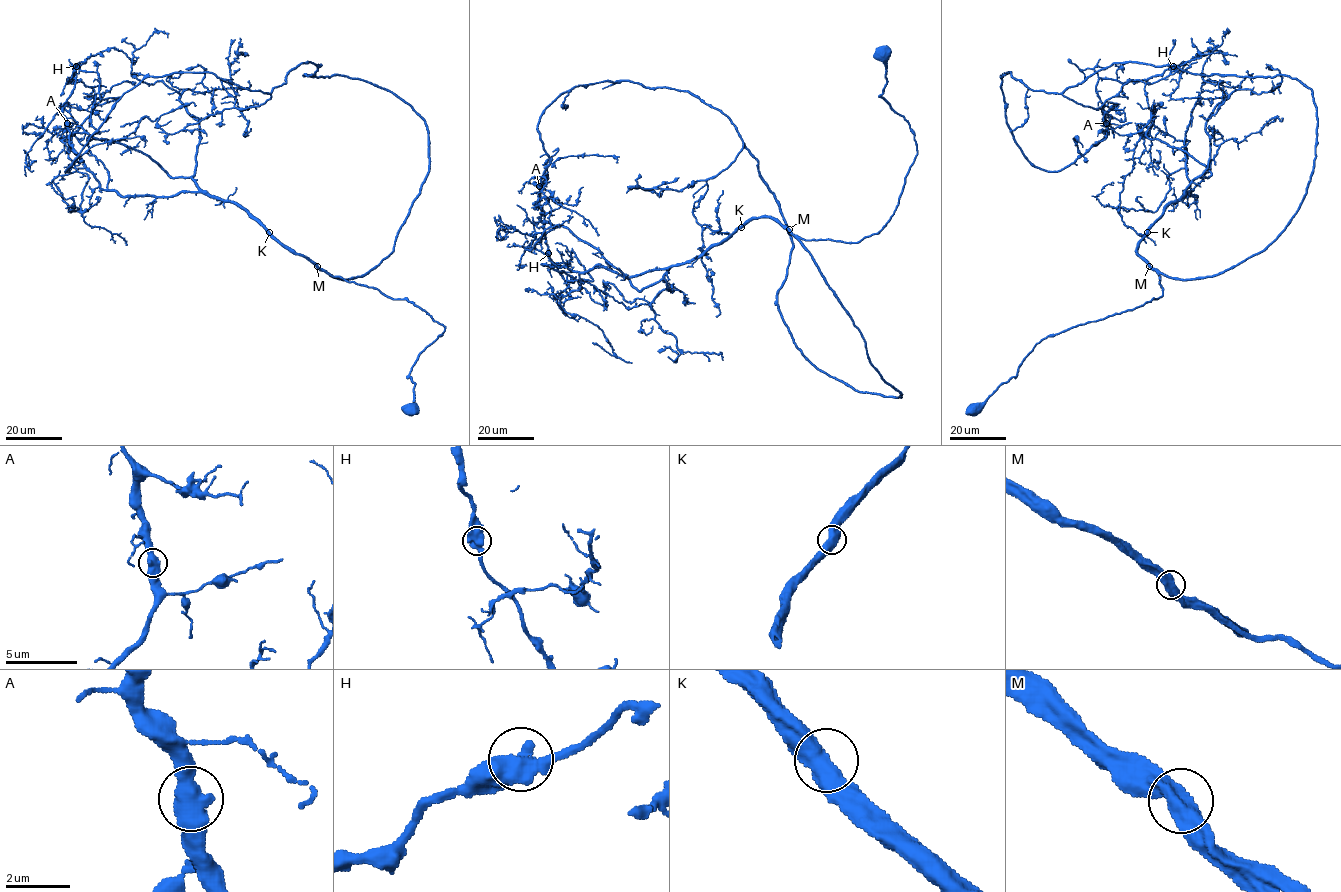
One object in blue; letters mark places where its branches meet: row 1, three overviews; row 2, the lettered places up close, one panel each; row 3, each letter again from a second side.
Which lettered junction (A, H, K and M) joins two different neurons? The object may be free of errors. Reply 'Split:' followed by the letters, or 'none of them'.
Split: none of them

